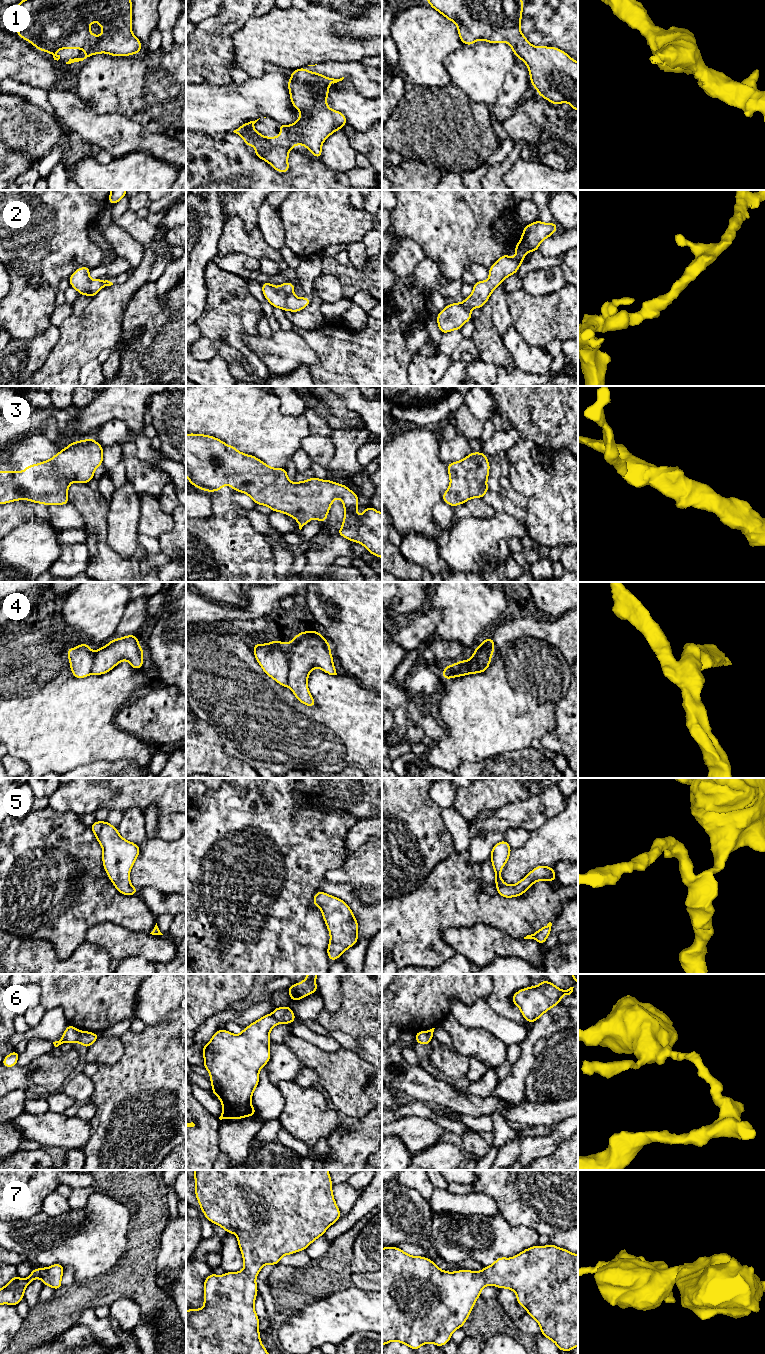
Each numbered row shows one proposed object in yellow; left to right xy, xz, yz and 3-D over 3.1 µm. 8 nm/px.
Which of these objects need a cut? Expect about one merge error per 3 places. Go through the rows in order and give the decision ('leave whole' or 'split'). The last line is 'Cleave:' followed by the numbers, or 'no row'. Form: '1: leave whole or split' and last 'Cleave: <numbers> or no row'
1: leave whole
2: leave whole
3: leave whole
4: split
5: leave whole
6: split
7: leave whole
Cleave: 4, 6

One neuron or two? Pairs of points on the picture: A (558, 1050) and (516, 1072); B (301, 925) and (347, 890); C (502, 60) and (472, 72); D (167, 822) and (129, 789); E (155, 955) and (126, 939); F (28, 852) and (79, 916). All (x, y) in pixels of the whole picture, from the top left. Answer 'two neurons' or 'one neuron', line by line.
A: two neurons
B: two neurons
C: one neuron
D: two neurons
E: one neuron
F: one neuron

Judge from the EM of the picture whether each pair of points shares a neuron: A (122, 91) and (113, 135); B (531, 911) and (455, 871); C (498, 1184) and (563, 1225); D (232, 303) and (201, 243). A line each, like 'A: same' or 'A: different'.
A: different
B: same
C: same
D: different

